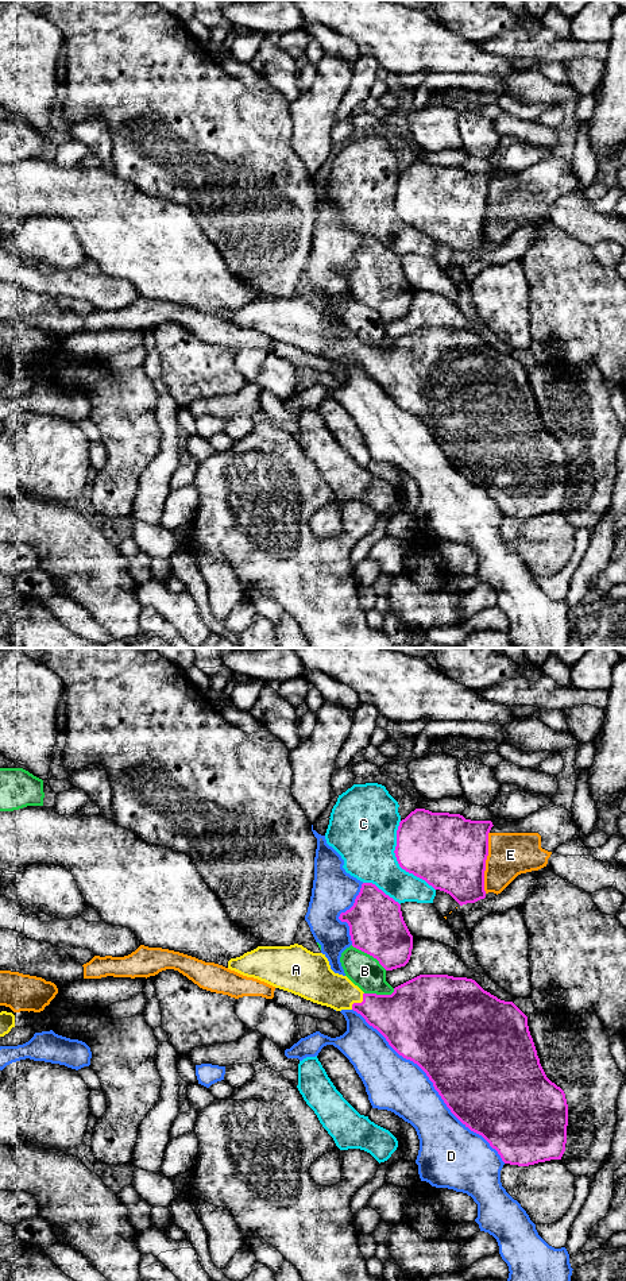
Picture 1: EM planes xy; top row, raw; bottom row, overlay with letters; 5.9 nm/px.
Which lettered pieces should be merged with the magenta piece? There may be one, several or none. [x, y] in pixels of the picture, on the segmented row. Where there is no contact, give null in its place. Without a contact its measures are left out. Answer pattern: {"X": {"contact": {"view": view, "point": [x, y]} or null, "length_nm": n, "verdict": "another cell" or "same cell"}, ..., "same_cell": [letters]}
{"A": {"contact": {"view": "xy", "point": [359, 1003]}, "length_nm": 130, "verdict": "same cell"}, "B": {"contact": {"view": "xy", "point": [368, 953]}, "length_nm": 260, "verdict": "another cell"}, "C": {"contact": {"view": "xy", "point": [397, 860]}, "length_nm": 460, "verdict": "another cell"}, "D": {"contact": {"view": "xy", "point": [433, 1084]}, "length_nm": 1300, "verdict": "another cell"}, "E": {"contact": {"view": "xy", "point": [485, 863]}, "length_nm": 360, "verdict": "another cell"}, "same_cell": ["A"]}

